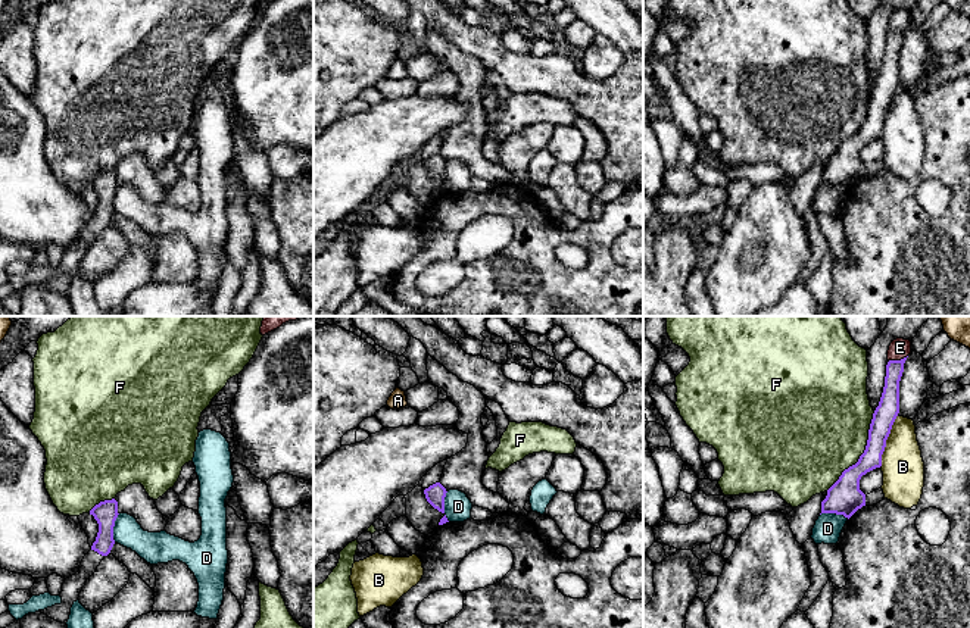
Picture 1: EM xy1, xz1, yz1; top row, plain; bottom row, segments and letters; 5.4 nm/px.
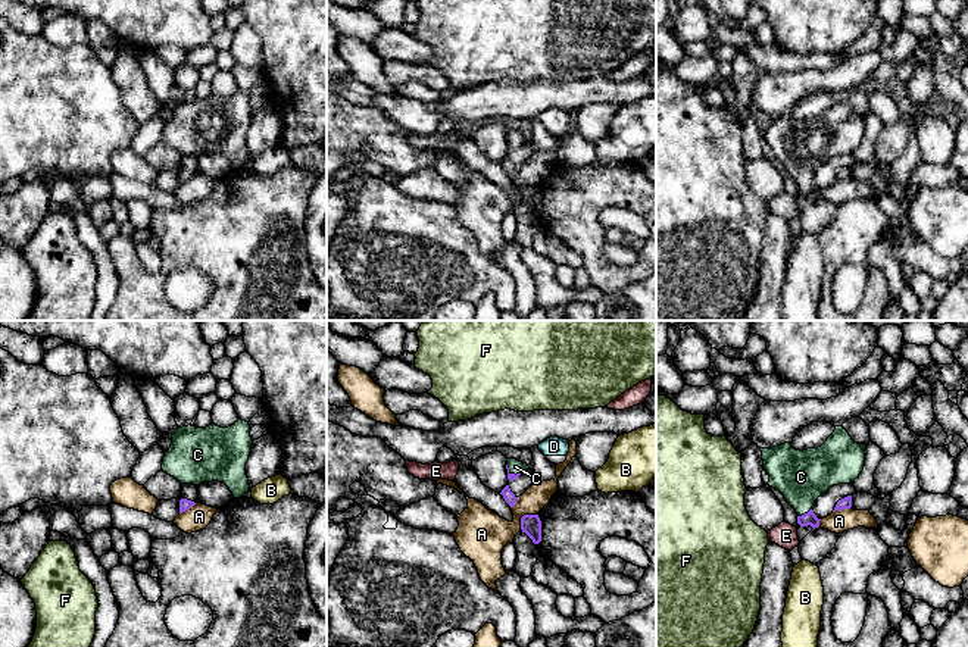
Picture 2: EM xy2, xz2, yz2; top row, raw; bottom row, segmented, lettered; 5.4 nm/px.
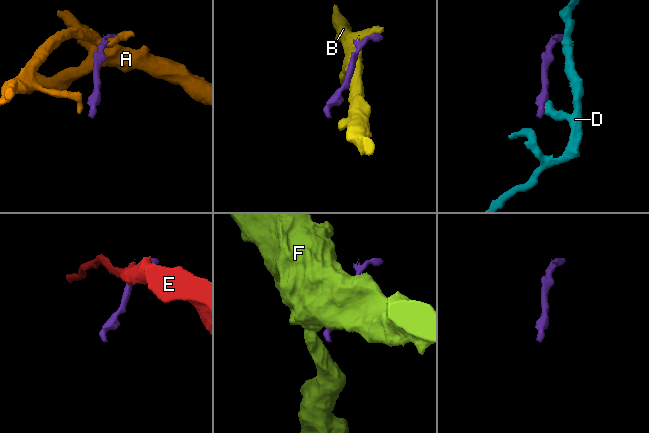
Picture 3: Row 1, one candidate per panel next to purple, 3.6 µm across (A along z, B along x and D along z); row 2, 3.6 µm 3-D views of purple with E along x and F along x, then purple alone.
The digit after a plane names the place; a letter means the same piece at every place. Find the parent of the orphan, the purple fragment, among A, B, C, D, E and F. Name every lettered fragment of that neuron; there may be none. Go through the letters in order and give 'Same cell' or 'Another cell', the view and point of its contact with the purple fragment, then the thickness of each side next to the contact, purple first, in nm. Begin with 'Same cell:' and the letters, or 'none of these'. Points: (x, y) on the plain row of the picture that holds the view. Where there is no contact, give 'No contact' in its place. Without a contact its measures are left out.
Same cell: C
A: Another cell. Touches purple at xz2 (522, 187). Thickness 110 nm (purple) against 280 nm
B: Another cell. Touches purple at yz1 (885, 112). Thickness 120 nm (purple) against 240 nm
C: Same cell. Touches purple at yz2 (805, 184). Thickness 70 nm (purple) against 280 nm
D: Another cell. Touches purple at xz1 (443, 177). Thickness 110 nm (purple) against 150 nm
E: Another cell. Touches purple at yz1 (898, 31). Thickness 110 nm (purple) against 110 nm
F: Another cell. Touches purple at yz1 (864, 122). Thickness 170 nm (purple) against 480 nm

